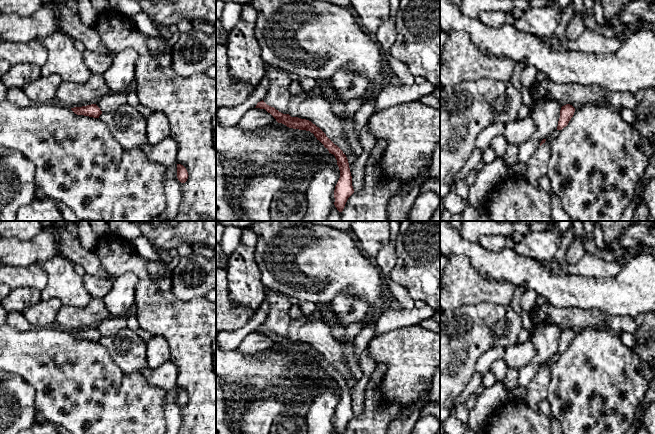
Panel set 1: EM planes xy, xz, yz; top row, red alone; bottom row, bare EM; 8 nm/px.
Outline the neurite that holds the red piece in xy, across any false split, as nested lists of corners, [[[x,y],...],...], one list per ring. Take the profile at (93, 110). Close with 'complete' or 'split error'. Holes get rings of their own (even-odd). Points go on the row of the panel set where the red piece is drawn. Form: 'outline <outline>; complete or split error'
outline [[[91,104],[82,107],[74,107],[71,108],[71,110],[77,115],[84,115],[93,118],[99,118],[99,116],[102,114],[102,111],[96,104]]]; complete

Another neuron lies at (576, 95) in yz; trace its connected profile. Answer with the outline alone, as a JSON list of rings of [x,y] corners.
[[[546,78],[539,84],[533,82],[530,88],[534,88],[541,99],[556,100],[561,106],[570,104],[575,109],[594,103],[610,105],[620,111],[622,108],[634,109],[637,103],[635,95],[630,92],[609,91],[599,85],[563,84]]]

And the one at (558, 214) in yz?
[[[551,194],[551,216],[553,221],[571,221],[571,217],[563,210],[561,201]]]

